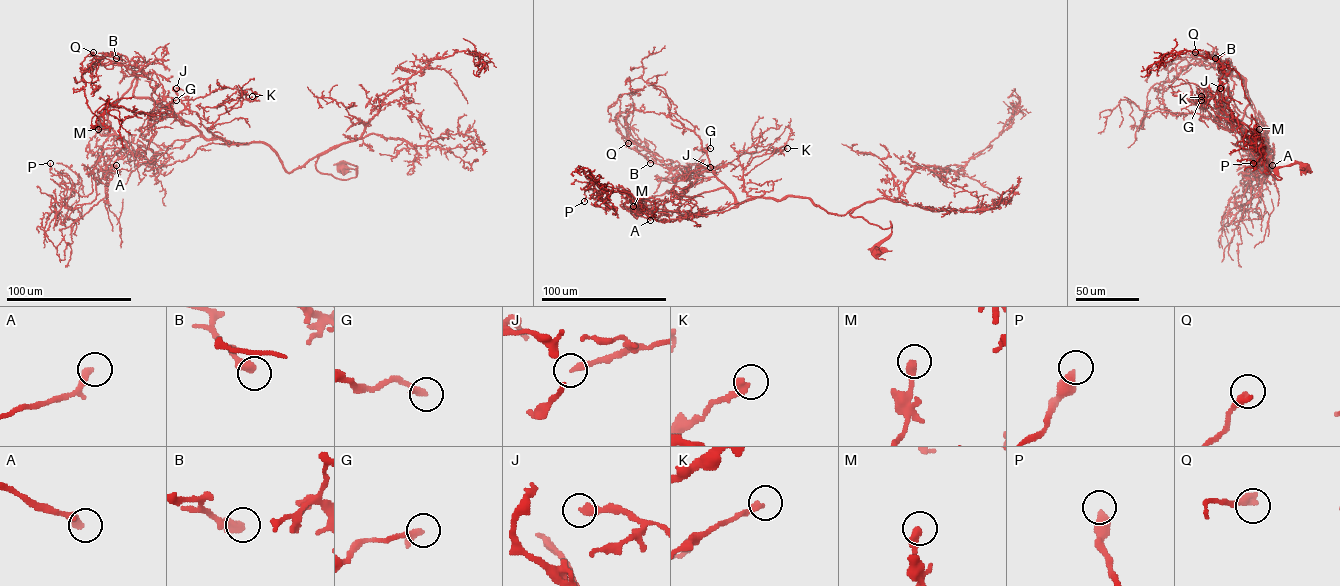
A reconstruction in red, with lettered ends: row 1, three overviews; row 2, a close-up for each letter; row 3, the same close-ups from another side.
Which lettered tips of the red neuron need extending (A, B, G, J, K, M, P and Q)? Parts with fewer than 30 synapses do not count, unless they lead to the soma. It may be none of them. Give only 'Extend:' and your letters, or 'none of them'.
Extend: J

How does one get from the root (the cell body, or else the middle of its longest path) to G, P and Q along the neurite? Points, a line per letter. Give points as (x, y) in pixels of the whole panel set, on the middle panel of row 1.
G: (875, 253), (892, 225), (798, 196), (739, 203), (701, 150), (710, 148)
P: (875, 253), (892, 225), (808, 198), (584, 201)
Q: (875, 253), (892, 225), (798, 196), (669, 193), (663, 161), (628, 143)

